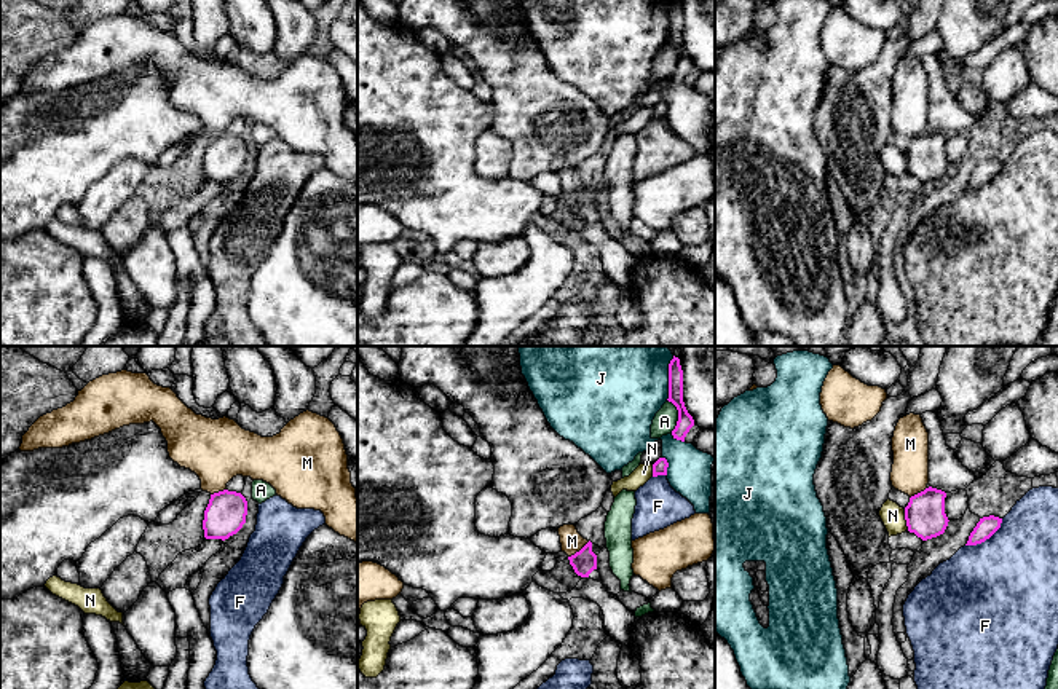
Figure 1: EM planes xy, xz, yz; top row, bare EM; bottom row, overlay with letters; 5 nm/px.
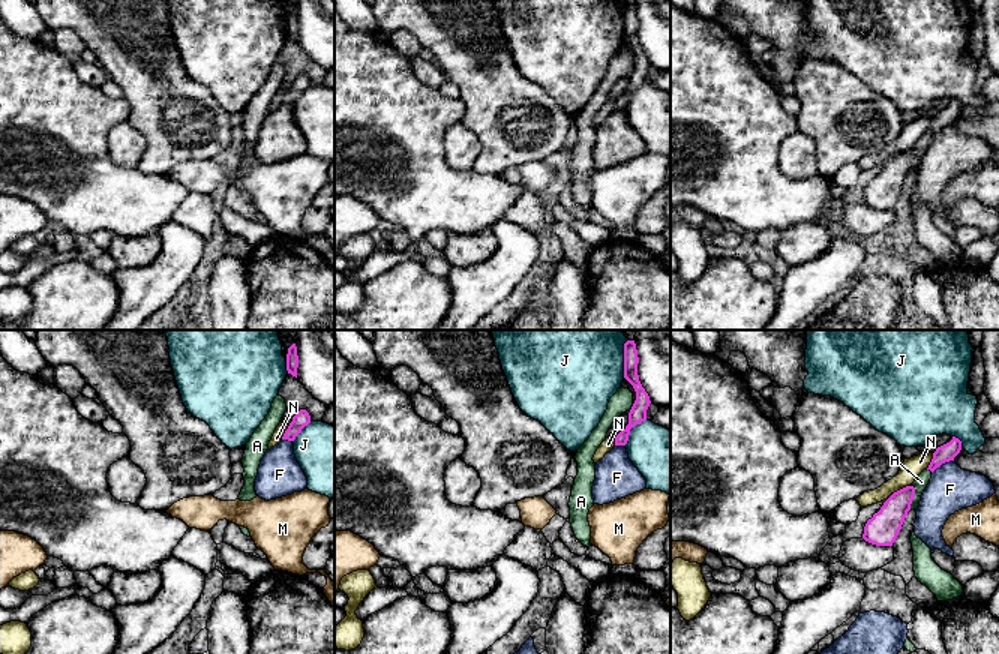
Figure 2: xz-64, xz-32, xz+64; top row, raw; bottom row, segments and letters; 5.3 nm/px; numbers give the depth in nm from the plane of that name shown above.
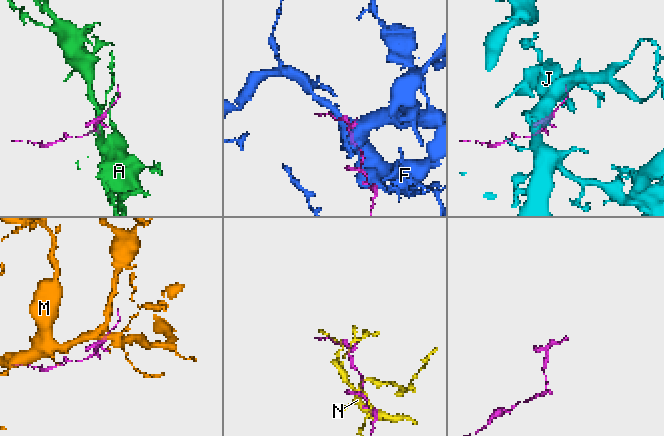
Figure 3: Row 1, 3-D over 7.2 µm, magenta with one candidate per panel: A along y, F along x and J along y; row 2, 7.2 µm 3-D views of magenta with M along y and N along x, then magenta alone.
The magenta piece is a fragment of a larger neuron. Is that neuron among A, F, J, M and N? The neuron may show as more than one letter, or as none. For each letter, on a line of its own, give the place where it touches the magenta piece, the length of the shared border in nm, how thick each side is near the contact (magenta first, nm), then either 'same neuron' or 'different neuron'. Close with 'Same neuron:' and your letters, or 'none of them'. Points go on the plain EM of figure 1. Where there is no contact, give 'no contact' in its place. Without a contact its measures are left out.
A: xz (679, 58) | 170 nm | 80/120 nm | different neuron
F: yz (986, 181) | 240 nm | 100/480 nm | different neuron
J: xz (669, 21) | 220 nm | 80/380 nm | different neuron
M: xz (580, 193) | 140 nm | 120/110 nm | different neuron
N: yz (905, 161) | 110 nm | 200/120 nm | different neuron
Same neuron: none of them

